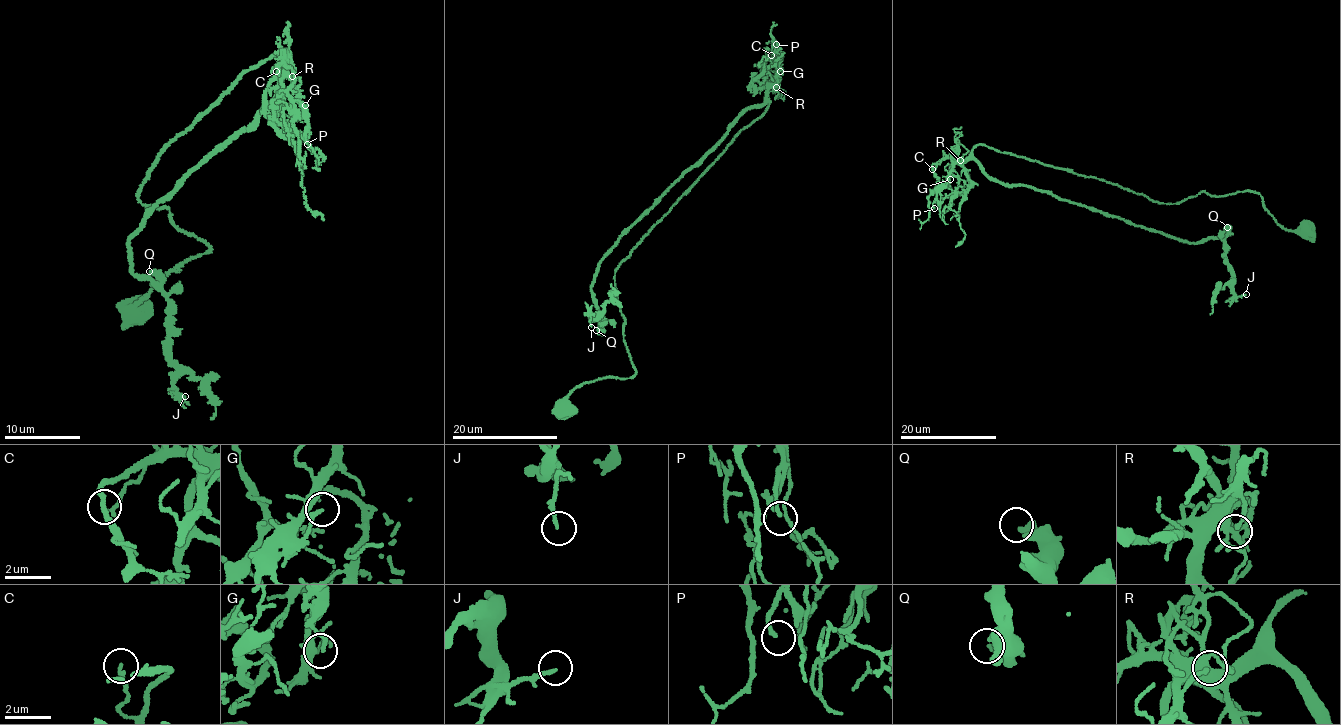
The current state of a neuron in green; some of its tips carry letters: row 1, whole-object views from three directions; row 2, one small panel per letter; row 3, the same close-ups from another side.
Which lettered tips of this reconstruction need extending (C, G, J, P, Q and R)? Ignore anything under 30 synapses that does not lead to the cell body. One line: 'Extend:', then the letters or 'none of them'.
Extend: J

